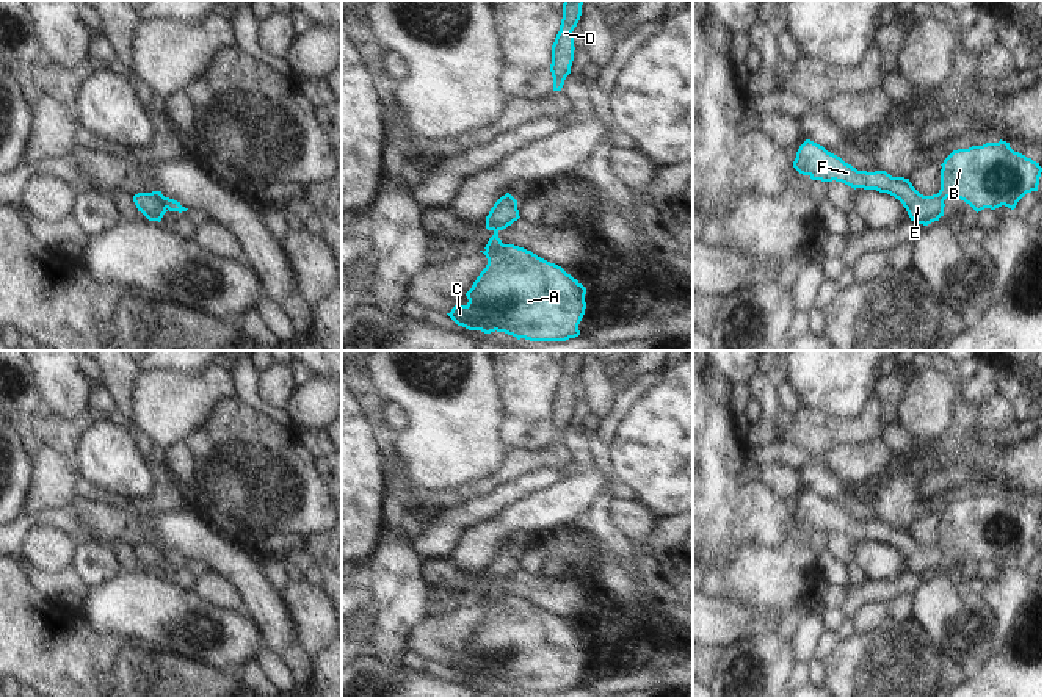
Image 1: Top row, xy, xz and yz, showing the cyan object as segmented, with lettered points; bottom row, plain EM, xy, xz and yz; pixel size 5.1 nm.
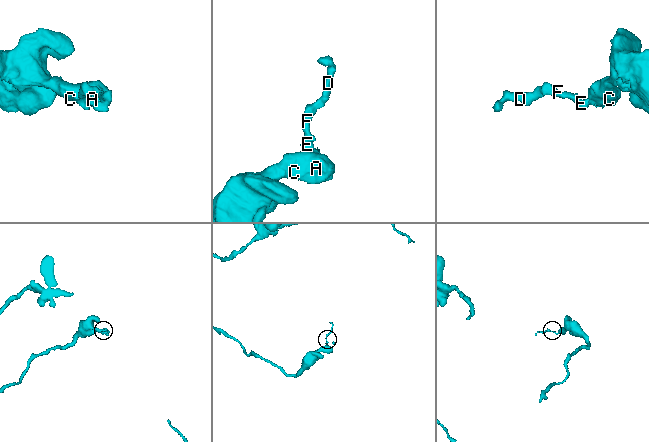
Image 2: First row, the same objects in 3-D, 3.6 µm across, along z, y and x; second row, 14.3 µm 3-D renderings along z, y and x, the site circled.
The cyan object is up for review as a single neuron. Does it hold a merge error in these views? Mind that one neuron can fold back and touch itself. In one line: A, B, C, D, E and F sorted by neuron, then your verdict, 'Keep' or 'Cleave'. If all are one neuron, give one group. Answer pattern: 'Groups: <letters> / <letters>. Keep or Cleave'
Groups: A B C / D E F. Cleave

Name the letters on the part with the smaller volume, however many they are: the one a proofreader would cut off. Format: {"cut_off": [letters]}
{"cut_off": ["D", "E", "F"]}

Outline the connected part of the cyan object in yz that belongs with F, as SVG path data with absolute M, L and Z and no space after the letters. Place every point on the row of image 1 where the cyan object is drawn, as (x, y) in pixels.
M810 139L799 146L793 168L812 180L836 180L854 190L864 188L887 193L903 204L911 221L917 224L928 226L944 216L945 204L939 194L923 196L912 186L909 179L892 177L886 171L857 171Z

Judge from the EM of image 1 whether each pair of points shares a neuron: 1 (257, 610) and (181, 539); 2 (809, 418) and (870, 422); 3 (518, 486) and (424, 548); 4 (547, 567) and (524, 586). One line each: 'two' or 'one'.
1: one
2: one
3: one
4: two

